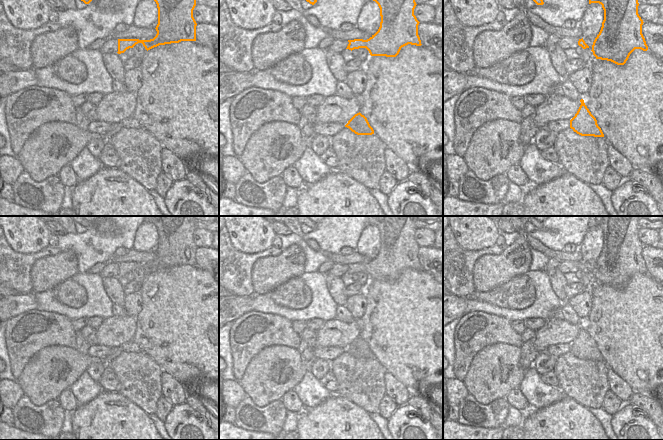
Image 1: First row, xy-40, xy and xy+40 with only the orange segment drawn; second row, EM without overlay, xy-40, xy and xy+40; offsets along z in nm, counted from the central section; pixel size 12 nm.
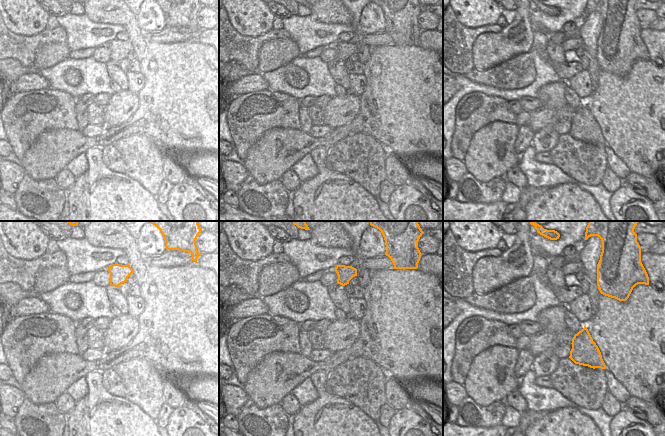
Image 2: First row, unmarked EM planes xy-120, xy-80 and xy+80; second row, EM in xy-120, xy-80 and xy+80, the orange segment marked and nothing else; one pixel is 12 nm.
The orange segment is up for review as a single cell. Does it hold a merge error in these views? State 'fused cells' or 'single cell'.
single cell

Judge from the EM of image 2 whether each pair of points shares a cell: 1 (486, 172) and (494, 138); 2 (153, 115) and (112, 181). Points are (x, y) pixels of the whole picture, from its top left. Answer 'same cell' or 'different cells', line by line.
1: same cell
2: different cells

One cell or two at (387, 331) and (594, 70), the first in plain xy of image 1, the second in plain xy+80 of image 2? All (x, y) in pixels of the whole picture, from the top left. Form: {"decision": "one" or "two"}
{"decision": "two"}

